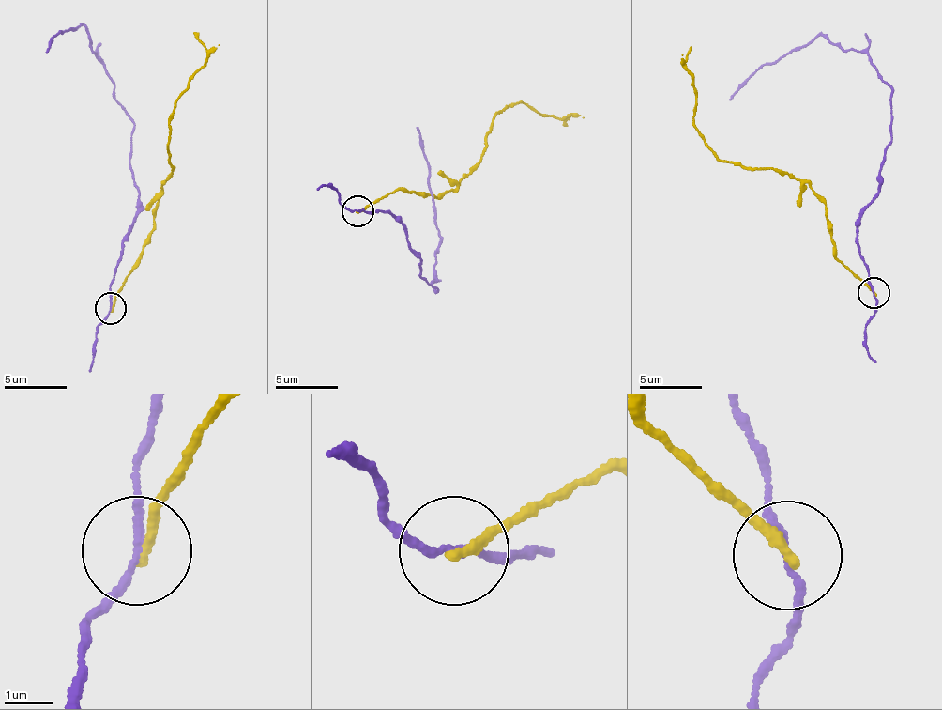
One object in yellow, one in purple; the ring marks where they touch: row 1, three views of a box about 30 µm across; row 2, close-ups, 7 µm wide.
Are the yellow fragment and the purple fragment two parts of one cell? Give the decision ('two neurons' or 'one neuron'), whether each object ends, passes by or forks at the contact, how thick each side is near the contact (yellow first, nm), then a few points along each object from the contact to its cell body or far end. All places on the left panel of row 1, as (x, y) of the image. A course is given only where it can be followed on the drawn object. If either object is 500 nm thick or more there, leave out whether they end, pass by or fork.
two neurons | yellow ends | purple passes by | 220/140 nm | yellow via (112, 307), (152, 226), (152, 215), (171, 172), (168, 162), (168, 143), (174, 103), (207, 55), (193, 34) | purple via (109, 307), (121, 240), (138, 210), (129, 166), (135, 121), (80, 23), (55, 32), (46, 51)

